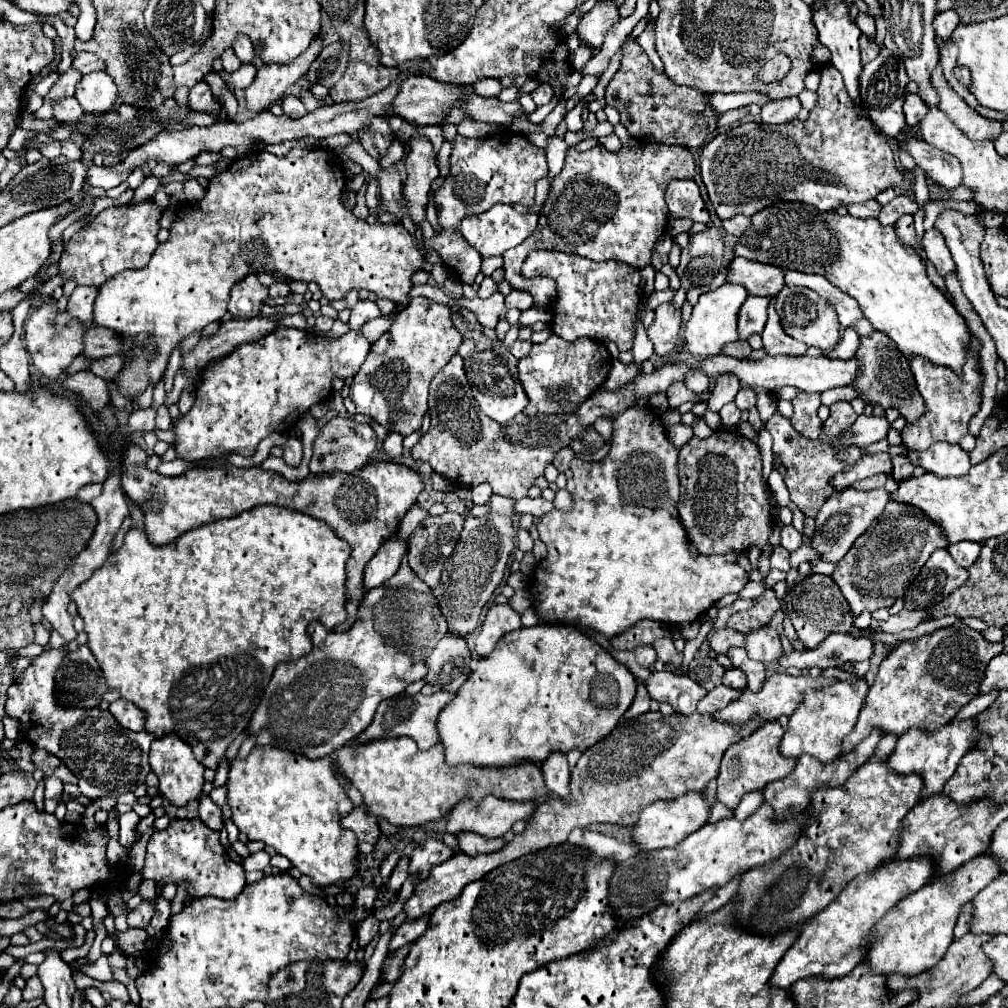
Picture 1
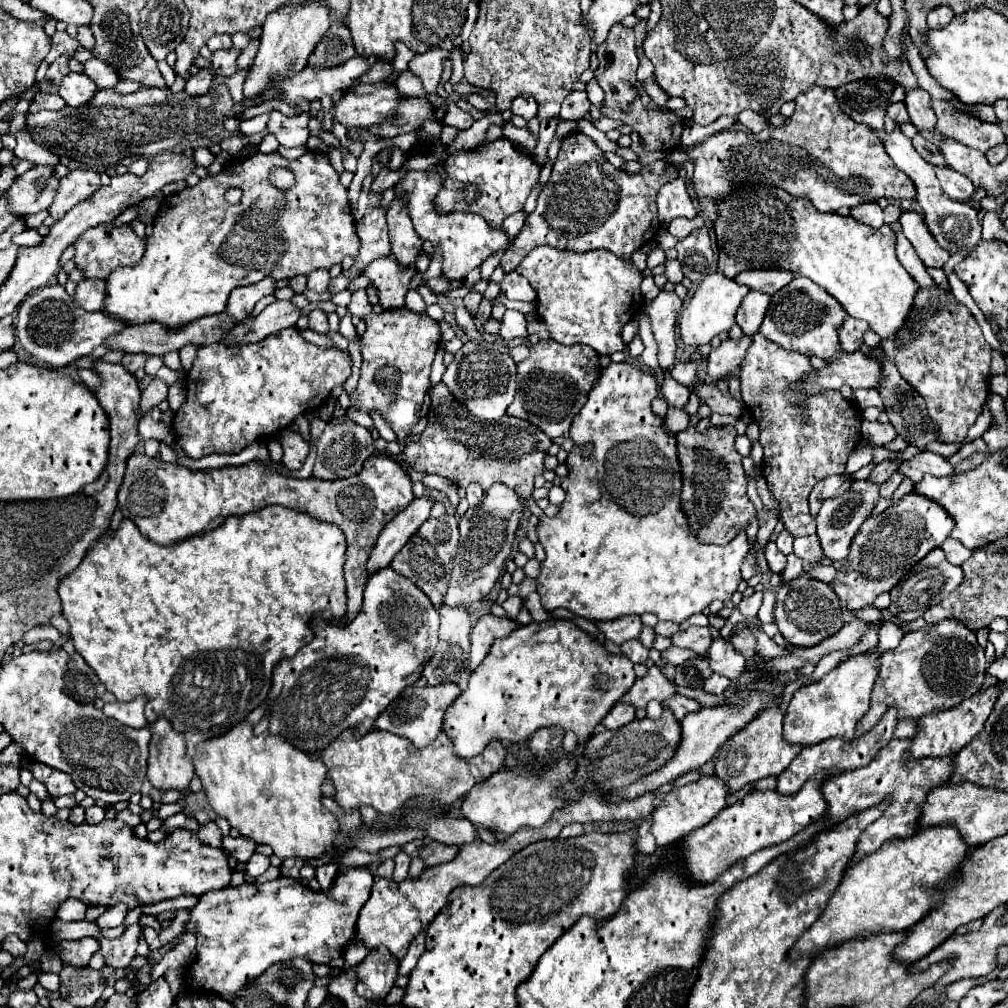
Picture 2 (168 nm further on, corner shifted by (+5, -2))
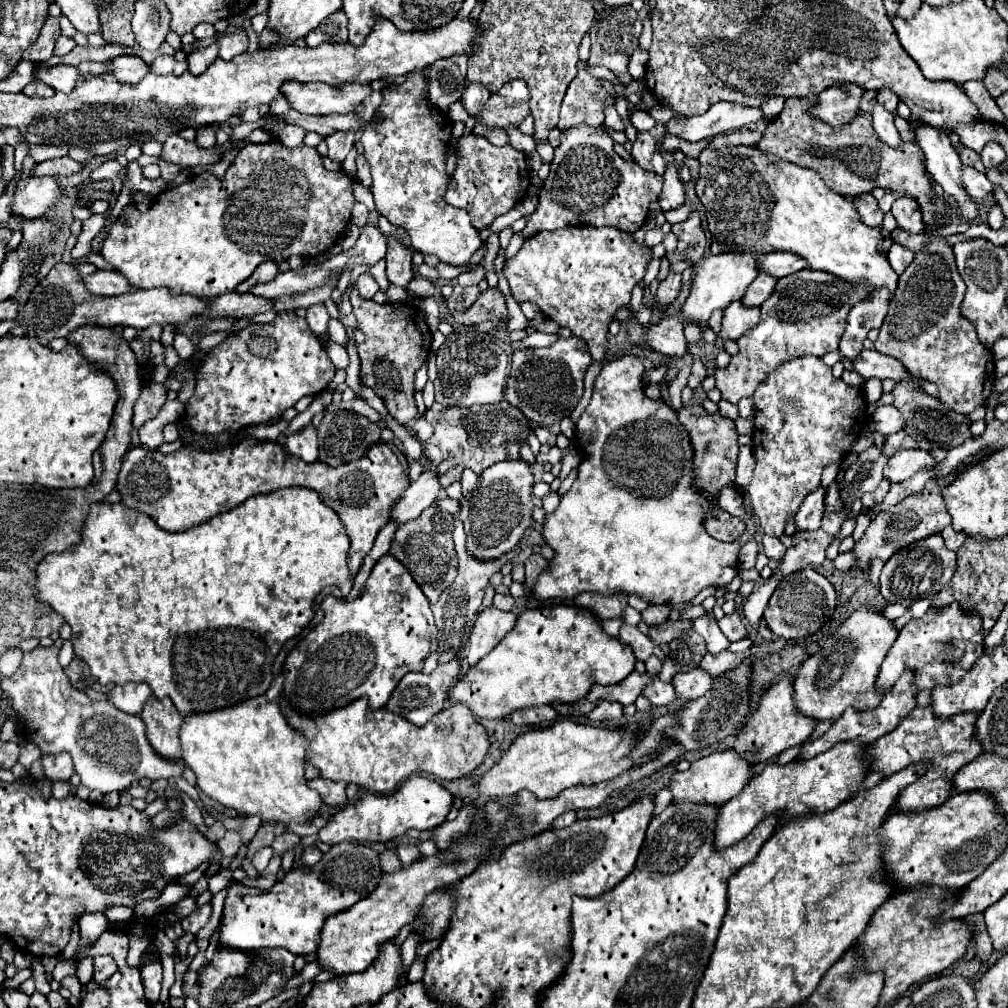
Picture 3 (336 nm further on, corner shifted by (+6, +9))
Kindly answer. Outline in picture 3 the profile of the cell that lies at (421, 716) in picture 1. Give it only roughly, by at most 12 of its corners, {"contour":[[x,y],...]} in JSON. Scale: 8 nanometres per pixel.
{"contour":[[458,660],[408,672],[386,710],[416,726],[444,708]]}

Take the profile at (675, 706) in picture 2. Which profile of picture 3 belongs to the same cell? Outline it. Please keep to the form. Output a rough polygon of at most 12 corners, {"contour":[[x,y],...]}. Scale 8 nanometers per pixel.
{"contour":[[652,680],[644,696],[654,706],[666,706],[678,698],[672,684]]}

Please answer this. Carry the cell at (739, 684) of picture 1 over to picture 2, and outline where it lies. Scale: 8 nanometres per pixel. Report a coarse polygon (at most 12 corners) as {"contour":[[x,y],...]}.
{"contour":[[713,673],[705,679],[703,689],[721,695],[729,689],[727,677]]}

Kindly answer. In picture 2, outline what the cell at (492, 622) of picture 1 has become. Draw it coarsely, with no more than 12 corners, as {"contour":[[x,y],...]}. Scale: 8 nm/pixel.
{"contour":[[483,615],[471,631],[469,669],[477,669],[495,639],[519,625]]}

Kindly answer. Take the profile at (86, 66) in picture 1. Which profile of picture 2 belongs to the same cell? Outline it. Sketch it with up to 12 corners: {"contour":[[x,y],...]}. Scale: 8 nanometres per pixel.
{"contour":[[101,59],[85,63],[89,75],[97,87],[115,87],[121,77],[117,69]]}

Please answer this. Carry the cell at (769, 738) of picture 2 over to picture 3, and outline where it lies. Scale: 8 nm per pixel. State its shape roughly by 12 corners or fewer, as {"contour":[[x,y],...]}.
{"contour":[[792,682],[770,686],[734,738],[746,762],[804,744],[816,722],[796,714]]}

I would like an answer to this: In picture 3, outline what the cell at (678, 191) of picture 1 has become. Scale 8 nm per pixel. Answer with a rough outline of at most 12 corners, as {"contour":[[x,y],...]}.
{"contour":[[676,164],[664,172],[664,188],[658,196],[662,212],[686,202],[684,184]]}

